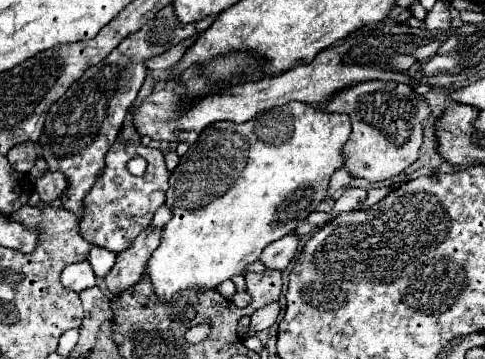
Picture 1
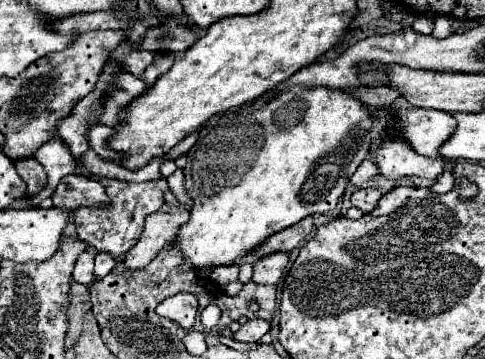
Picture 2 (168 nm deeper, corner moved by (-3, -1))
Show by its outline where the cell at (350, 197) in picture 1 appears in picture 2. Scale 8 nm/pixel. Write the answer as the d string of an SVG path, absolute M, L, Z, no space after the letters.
M358 189L352 193L350 199L352 199L352 205L358 207L362 213L370 213L378 205L380 197L382 193L378 189Z

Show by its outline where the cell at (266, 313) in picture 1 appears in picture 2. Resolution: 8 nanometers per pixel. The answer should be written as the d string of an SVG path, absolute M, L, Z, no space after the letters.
M252 319L252 321L246 321L244 325L240 325L240 329L232 337L242 343L258 343L262 339L262 335L268 333L268 329L270 329L268 321Z

